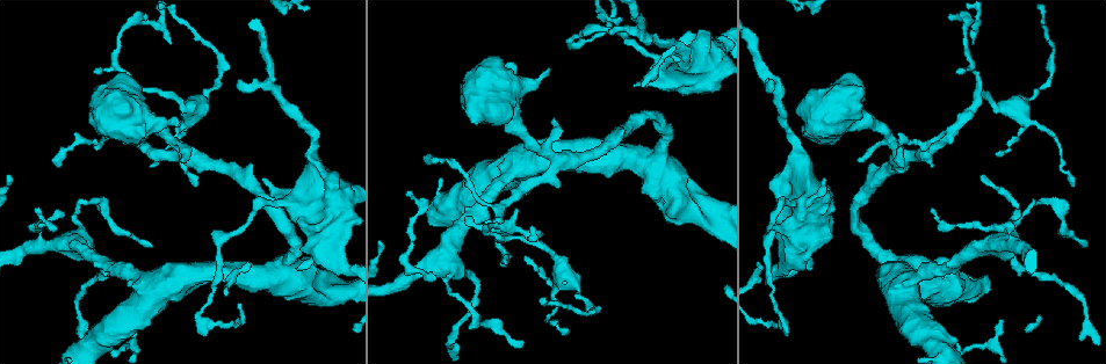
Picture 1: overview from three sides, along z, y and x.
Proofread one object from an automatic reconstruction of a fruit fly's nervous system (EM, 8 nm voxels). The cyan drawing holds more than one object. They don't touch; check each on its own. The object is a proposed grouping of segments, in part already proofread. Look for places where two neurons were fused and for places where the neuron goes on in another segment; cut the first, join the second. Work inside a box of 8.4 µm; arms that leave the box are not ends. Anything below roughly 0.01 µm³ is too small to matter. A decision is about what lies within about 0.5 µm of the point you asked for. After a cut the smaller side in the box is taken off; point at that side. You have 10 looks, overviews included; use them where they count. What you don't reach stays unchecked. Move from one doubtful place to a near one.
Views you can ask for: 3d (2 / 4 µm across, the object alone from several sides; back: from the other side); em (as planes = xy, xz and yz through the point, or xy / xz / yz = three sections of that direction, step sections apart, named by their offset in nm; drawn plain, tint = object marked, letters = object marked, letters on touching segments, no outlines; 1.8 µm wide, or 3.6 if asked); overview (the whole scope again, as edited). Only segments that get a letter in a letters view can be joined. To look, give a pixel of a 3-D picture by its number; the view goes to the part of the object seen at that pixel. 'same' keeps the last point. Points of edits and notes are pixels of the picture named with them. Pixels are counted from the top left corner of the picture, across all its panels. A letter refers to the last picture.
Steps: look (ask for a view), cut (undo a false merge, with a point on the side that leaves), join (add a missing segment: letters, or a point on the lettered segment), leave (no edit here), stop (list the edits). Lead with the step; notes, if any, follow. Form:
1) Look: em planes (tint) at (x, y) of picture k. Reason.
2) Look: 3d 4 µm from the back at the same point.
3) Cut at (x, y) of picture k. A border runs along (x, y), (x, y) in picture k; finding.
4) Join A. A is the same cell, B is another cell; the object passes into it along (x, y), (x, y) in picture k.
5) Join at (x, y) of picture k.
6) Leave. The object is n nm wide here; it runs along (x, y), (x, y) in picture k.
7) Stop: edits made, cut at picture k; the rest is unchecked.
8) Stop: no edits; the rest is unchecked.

Look: 3d 4 µm from the back at (811, 125) of picture 1. Closes a loop.

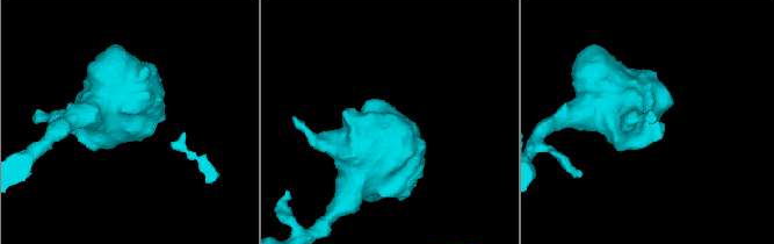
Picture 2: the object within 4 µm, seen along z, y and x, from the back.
Look: em 3.6 µm planes (letters) at (391, 127) of picture 2. Shape alone is not enough.

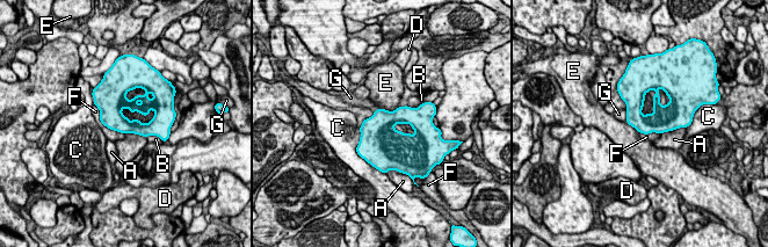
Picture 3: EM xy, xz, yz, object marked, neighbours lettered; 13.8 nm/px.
Leave. A, B, C, D, E, F and G are other cells; a border runs along (124, 133), (138, 133), (146, 138) in picture 3; all the same neuron.

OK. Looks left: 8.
Look: em planes (plain) at (977, 96) of picture 1. Thin neck.

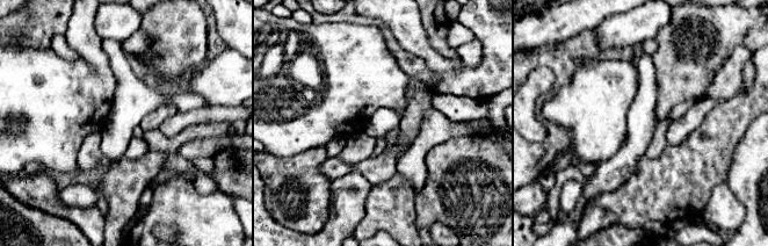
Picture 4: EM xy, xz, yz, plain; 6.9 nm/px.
Look: em planes (letters) at the same point. See the neighbours.

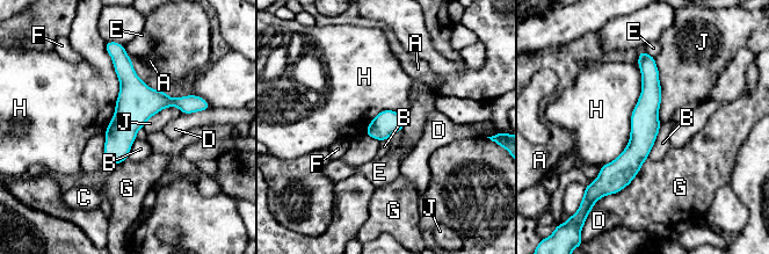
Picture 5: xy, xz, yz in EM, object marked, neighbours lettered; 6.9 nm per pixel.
Leave. The object is 180 nm wide here; A, B, C, D, E, F, G, H and J are other cells; it runs along (641, 56), (645, 128), (617, 188) in picture 5; continuous, no second neuron.

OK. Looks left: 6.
Look: 3d 4 µm at (328, 199) of picture 1. Touches itself.

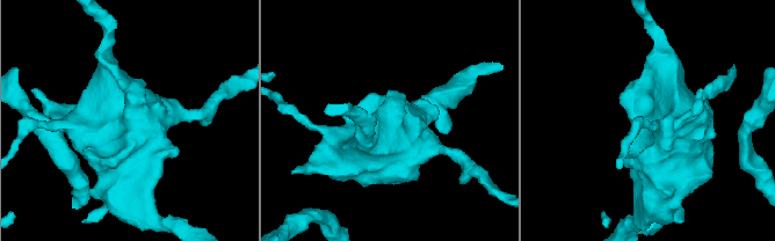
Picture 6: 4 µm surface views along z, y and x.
Look: em 3.6 µm yz step 4 (letters) at (130, 121) of picture 6.

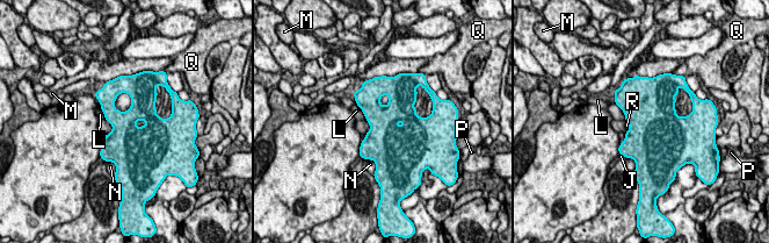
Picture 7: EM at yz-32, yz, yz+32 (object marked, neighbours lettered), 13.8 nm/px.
Leave. The object is 550 nm wide here; the longest contact is with L, 280 nm; J, L, M, N, P, Q and R are other cells; one neuron here.

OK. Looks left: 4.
Look: em 3.6 µm planes (letters) at (946, 289) of picture 1. Abrupt turn.

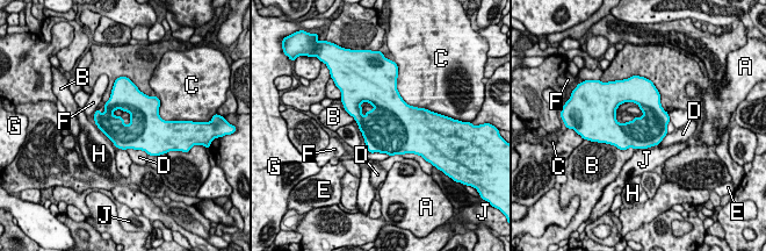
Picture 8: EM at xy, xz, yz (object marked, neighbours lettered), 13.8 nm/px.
Leave. The object is 460 nm wide here; A, B, C, D, E, F, G, H and J are other cells; one neuron here.

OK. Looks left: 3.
Stop: no edits; the rest is unchecked.

